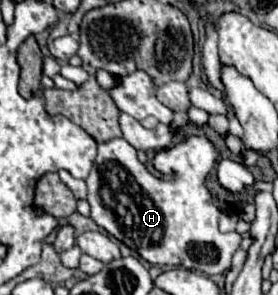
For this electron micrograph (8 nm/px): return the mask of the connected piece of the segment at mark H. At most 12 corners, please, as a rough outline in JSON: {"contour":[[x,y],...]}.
{"contour":[[125,138],[85,182],[95,224],[149,264],[229,270],[203,180],[157,178]]}

